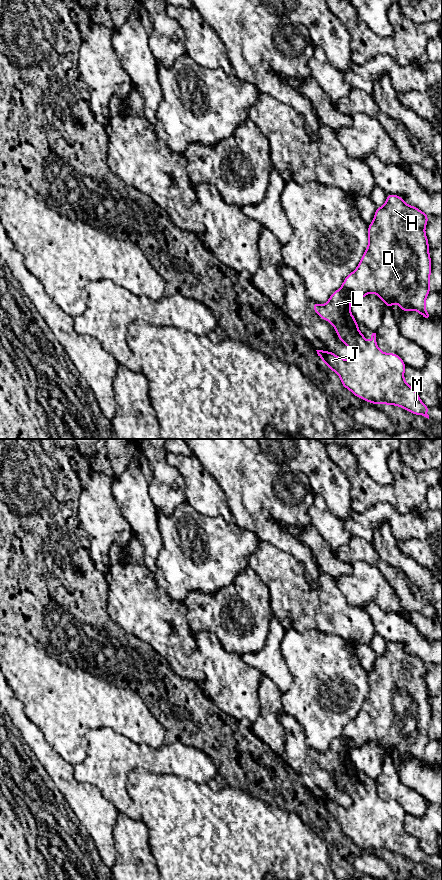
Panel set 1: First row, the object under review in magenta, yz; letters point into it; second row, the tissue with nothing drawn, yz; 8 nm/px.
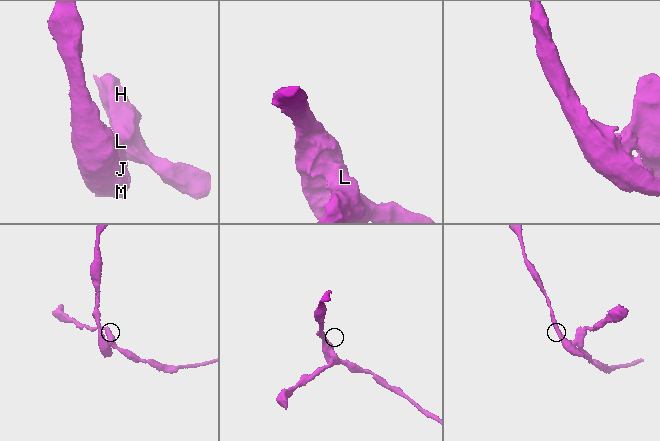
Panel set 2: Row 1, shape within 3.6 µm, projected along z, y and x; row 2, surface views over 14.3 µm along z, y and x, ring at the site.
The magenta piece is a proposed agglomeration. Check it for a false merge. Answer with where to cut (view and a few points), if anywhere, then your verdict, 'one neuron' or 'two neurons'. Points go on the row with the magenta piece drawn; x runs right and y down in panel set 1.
cut yz (340, 288), (349, 292), (351, 300); two neurons

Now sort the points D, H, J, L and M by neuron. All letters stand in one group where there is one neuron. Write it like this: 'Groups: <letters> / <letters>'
Groups: D H / J L M

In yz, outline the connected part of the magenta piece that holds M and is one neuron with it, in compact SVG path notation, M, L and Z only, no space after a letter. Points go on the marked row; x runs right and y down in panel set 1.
M339 289L331 294L325 305L312 303L312 309L321 319L333 325L340 341L352 351L352 357L348 360L338 357L329 350L327 352L316 350L318 356L324 364L339 375L342 386L349 389L356 397L375 405L383 403L399 406L415 415L422 415L429 419L427 411L430 407L420 400L418 392L404 380L406 365L403 359L395 353L382 352L376 343L376 333L372 333L370 342L365 340L365 336L359 331L358 323L351 313L351 301L350 292Z

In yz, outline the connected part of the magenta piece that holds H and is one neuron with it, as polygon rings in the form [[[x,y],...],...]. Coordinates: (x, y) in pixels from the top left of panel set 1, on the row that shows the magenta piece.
[[[387,195],[385,204],[377,207],[368,226],[368,247],[358,267],[344,279],[340,289],[349,291],[351,300],[361,300],[372,292],[385,302],[384,307],[393,308],[396,301],[401,310],[415,310],[428,318],[425,301],[431,291],[432,264],[425,234],[428,216],[417,207],[406,204],[399,195]]]

